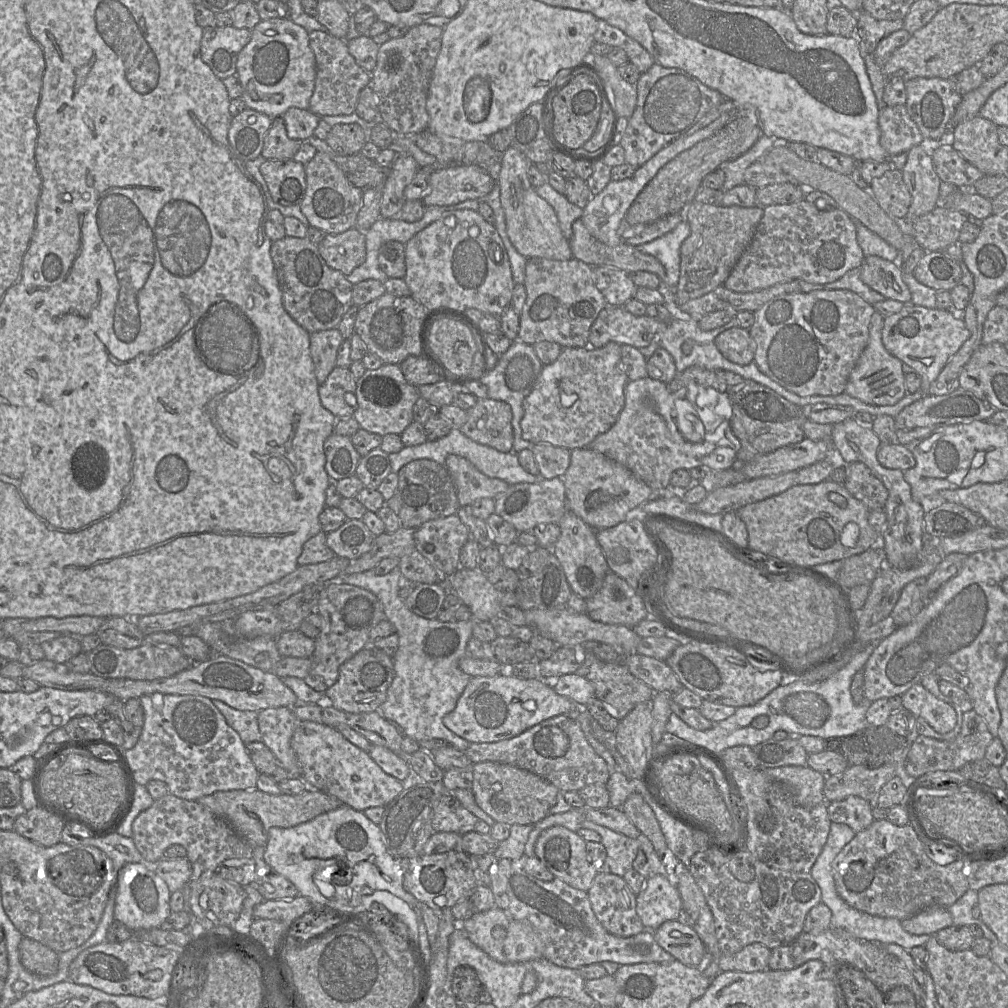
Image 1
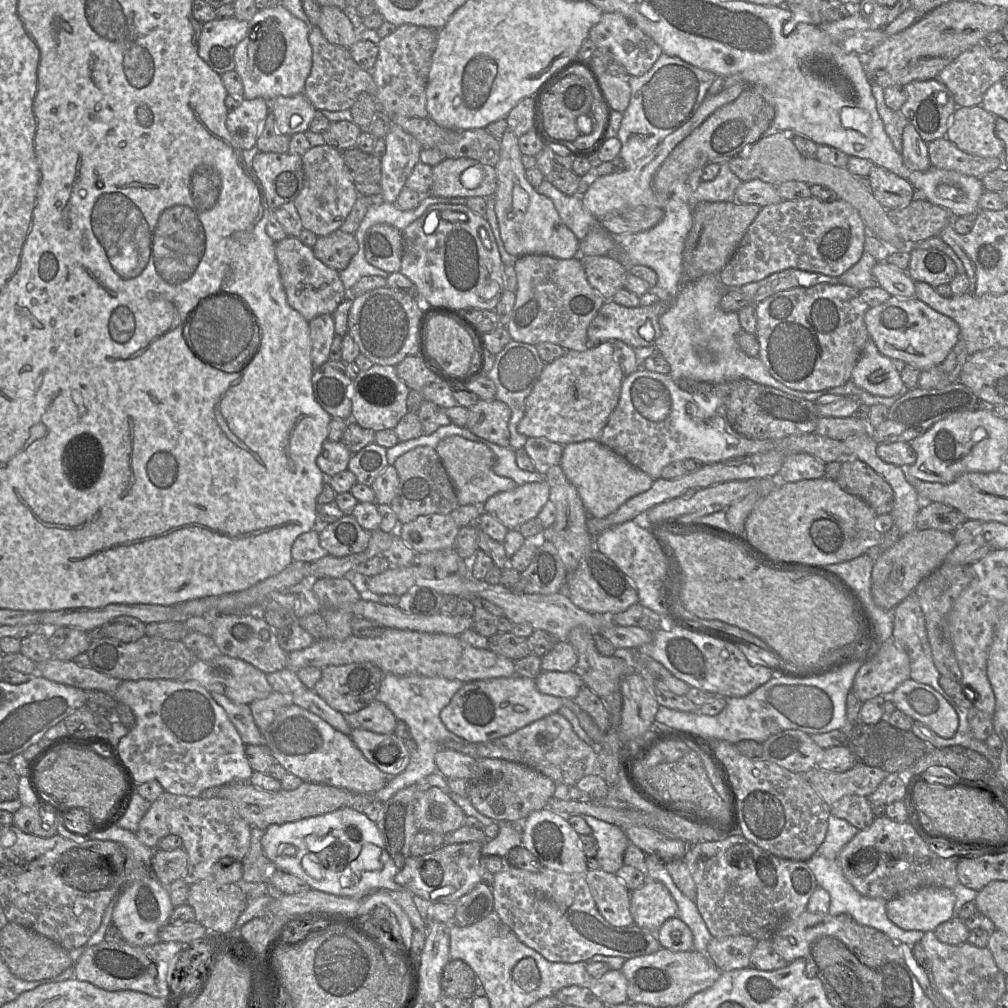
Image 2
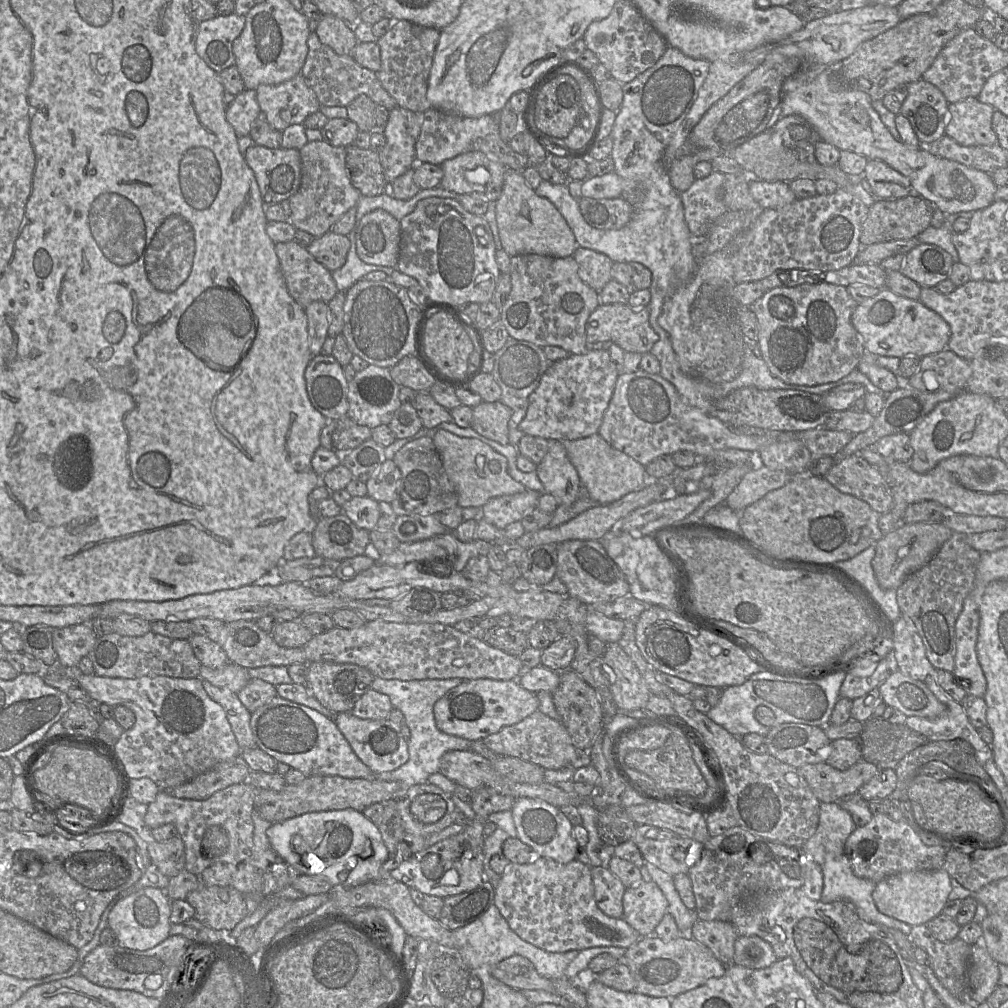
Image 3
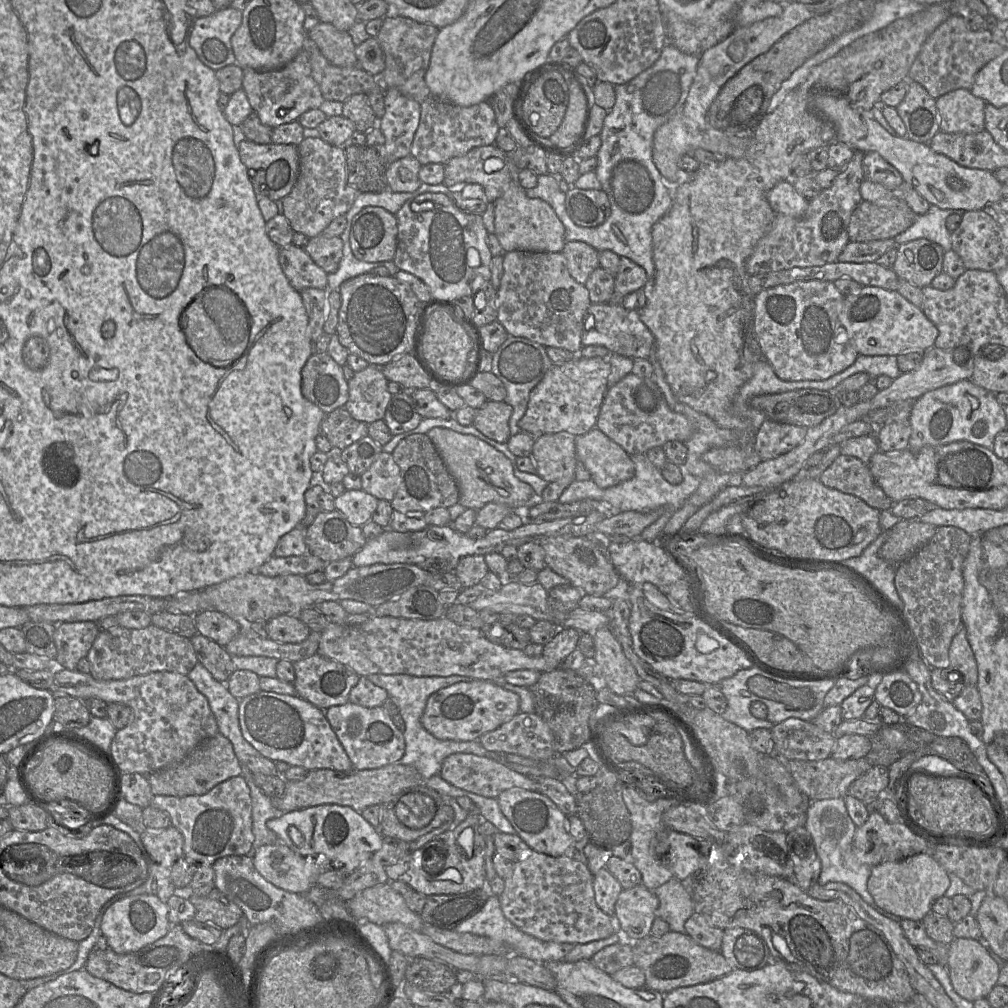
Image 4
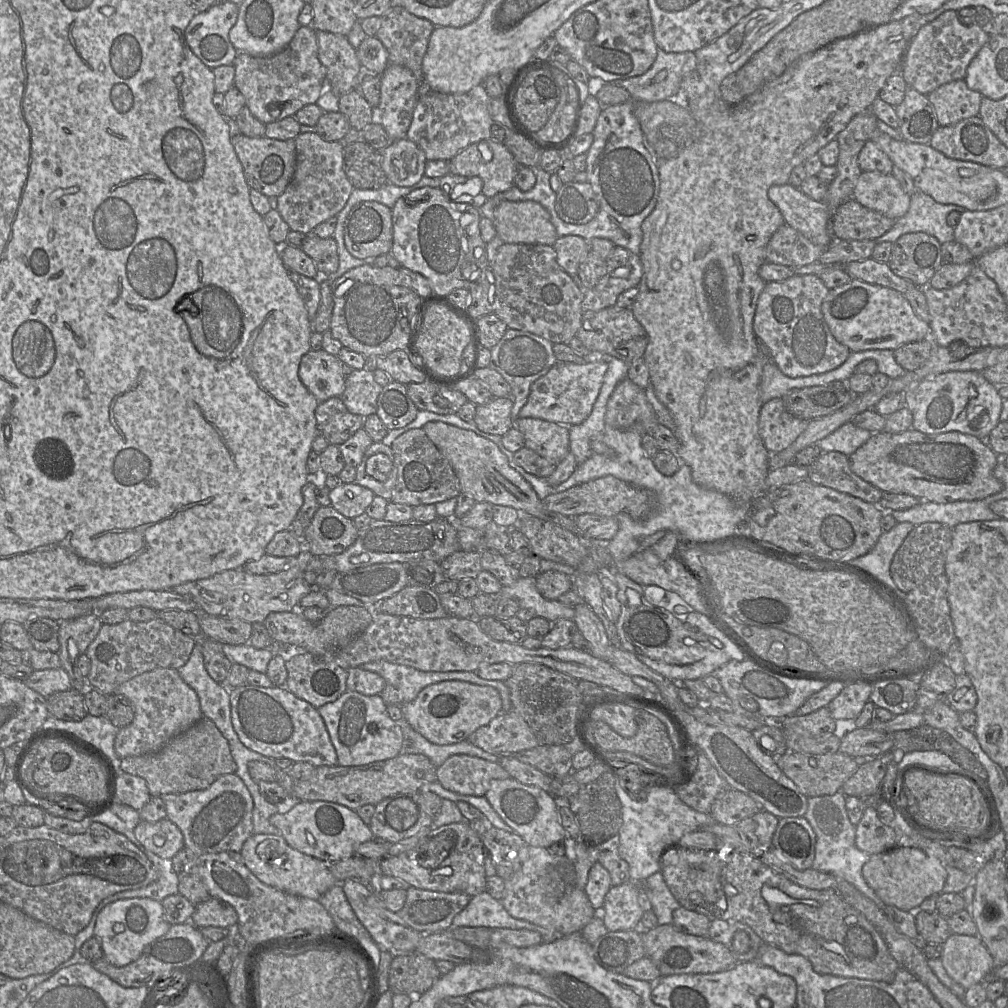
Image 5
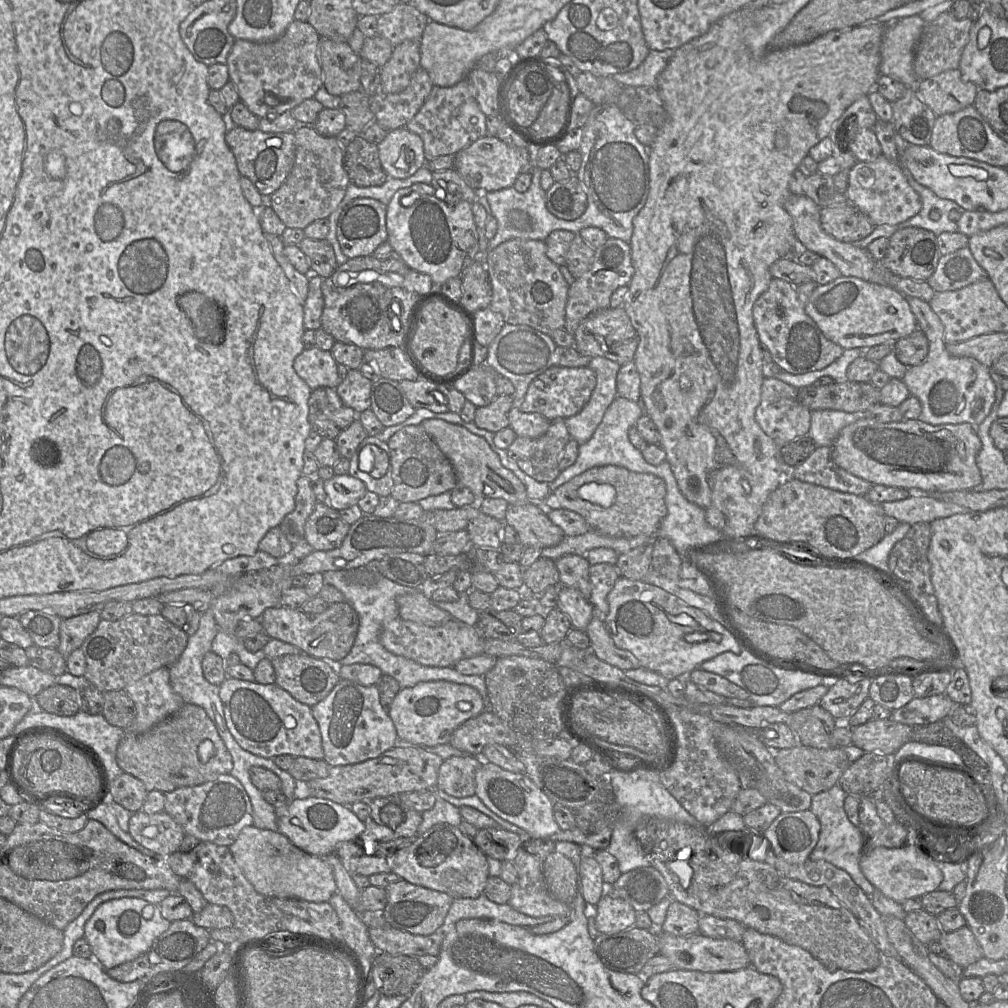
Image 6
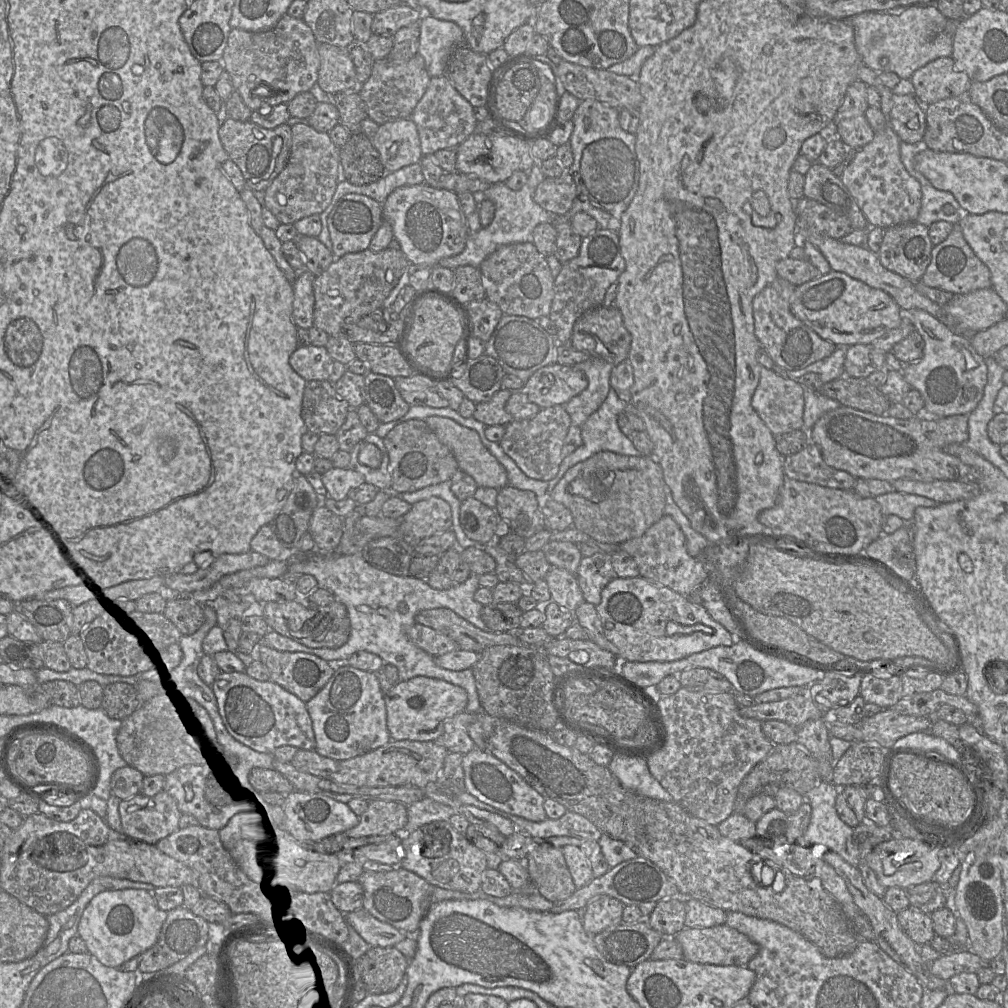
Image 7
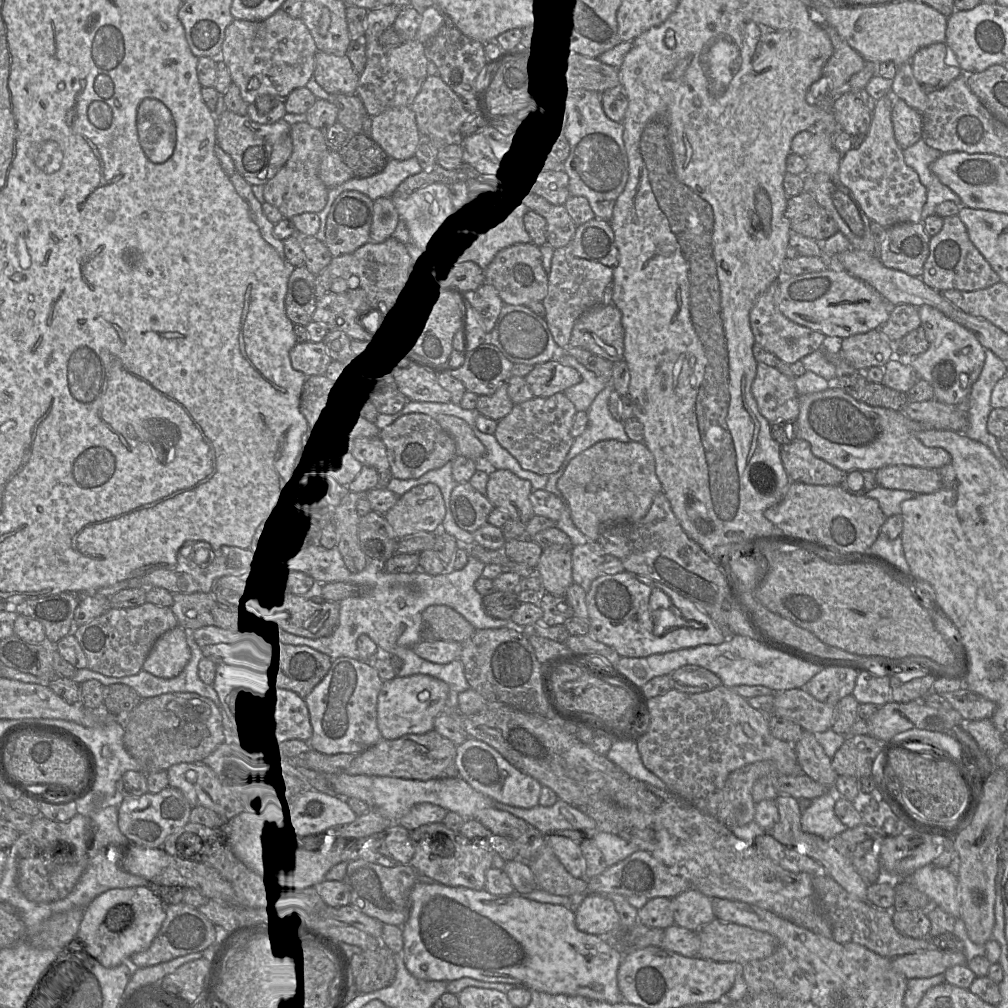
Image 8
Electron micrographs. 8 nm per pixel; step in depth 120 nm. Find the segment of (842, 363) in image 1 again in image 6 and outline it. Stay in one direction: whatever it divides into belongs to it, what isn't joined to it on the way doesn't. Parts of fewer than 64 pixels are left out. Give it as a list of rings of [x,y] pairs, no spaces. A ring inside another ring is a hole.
[[[772,278],[767,290],[753,306],[753,319],[762,346],[768,349],[777,366],[791,374],[824,369],[844,351],[840,345],[825,337],[805,311],[806,304],[817,285],[815,281],[794,284]]]

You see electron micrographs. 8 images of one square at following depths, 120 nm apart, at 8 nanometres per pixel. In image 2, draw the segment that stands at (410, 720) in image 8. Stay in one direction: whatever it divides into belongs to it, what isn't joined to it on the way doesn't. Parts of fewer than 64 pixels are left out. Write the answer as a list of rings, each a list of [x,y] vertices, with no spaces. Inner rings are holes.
[[[491,678],[465,683],[440,712],[440,720],[453,734],[469,743],[482,743],[509,735],[545,716],[558,712],[566,706],[577,717],[581,728],[596,744],[601,745],[603,732],[592,717],[583,711],[573,699],[563,699],[541,693],[531,678]]]

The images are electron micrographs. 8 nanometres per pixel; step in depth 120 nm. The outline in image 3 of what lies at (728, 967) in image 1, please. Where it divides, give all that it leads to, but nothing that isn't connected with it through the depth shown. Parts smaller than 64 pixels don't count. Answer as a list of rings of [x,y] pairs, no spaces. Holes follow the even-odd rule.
[[[698,919],[691,929],[691,938],[707,947],[726,965],[733,965],[734,945],[739,932],[728,921]]]

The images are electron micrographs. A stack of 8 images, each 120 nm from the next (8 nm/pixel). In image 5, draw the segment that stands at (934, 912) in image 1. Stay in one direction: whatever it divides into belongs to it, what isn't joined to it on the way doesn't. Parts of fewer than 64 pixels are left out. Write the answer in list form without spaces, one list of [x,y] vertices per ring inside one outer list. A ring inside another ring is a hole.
[[[904,846],[870,855],[862,874],[884,904],[910,912],[915,912],[927,897],[943,893],[947,880],[947,871],[938,858],[921,849]]]

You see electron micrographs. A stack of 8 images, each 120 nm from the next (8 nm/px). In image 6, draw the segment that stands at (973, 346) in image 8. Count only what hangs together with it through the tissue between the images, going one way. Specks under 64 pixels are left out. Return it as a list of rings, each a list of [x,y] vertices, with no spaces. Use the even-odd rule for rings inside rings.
[[[907,297],[907,300],[917,320],[918,330],[926,335],[929,342],[926,360],[920,365],[908,367],[902,379],[910,395],[917,397],[922,405],[922,413],[919,419],[931,425],[969,423],[977,427],[990,413],[995,401],[996,386],[992,379],[991,369],[974,358],[950,355],[944,341],[943,324],[933,312],[929,303],[915,297]]]

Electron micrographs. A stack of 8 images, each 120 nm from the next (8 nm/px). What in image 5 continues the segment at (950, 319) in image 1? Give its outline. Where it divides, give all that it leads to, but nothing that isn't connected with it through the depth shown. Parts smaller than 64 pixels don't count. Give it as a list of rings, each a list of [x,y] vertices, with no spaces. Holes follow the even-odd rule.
[[[861,280],[829,290],[821,311],[833,337],[851,352],[895,350],[902,345],[930,338],[930,325],[919,318],[909,301],[897,290]]]

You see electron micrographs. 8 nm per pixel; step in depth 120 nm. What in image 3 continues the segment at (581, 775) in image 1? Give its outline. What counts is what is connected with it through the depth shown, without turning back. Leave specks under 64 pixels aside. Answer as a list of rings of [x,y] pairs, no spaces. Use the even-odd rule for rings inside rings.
[[[536,711],[522,721],[506,726],[499,732],[491,734],[482,740],[483,744],[498,756],[520,758],[536,764],[545,770],[559,770],[572,766],[578,758],[579,751],[572,744],[569,733],[560,720],[554,720]]]

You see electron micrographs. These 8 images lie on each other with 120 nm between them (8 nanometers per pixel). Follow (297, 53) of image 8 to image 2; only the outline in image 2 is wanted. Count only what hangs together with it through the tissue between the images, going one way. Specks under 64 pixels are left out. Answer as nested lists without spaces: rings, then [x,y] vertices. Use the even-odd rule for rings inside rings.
[[[304,93],[275,97],[268,100],[268,108],[274,116],[276,131],[285,135],[305,133],[317,111]]]

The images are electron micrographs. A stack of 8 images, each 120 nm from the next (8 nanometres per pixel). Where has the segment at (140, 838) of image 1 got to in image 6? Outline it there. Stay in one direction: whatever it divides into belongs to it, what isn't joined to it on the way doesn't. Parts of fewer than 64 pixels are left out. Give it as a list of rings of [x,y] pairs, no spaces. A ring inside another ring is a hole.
[[[230,773],[200,785],[181,787],[164,794],[164,811],[182,827],[185,834],[201,842],[229,847],[244,827],[253,825],[249,796],[240,781]]]

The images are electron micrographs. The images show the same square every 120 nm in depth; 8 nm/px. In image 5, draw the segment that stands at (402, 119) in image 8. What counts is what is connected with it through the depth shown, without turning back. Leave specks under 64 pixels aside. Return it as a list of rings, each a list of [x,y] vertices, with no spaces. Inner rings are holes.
[[[403,138],[390,142],[382,151],[382,169],[388,182],[396,186],[412,186],[423,176],[426,156],[421,148]]]

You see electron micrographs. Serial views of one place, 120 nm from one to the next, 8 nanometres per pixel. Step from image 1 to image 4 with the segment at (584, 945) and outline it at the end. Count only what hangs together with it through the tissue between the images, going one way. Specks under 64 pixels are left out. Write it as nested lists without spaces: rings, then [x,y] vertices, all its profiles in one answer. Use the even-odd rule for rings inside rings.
[[[529,849],[521,860],[514,862],[512,873],[504,879],[504,890],[498,896],[501,909],[506,918],[522,932],[542,941],[586,944],[608,938],[621,932],[620,924],[614,915],[604,913],[596,904],[593,878],[586,863],[568,856],[553,857]]]

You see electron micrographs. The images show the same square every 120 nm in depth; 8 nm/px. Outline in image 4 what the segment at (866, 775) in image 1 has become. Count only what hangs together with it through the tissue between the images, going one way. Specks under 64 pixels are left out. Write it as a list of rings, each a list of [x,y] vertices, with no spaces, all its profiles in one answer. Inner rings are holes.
[[[828,757],[817,761],[784,762],[798,789],[809,800],[844,798],[850,784],[871,767],[865,757],[850,760]]]

